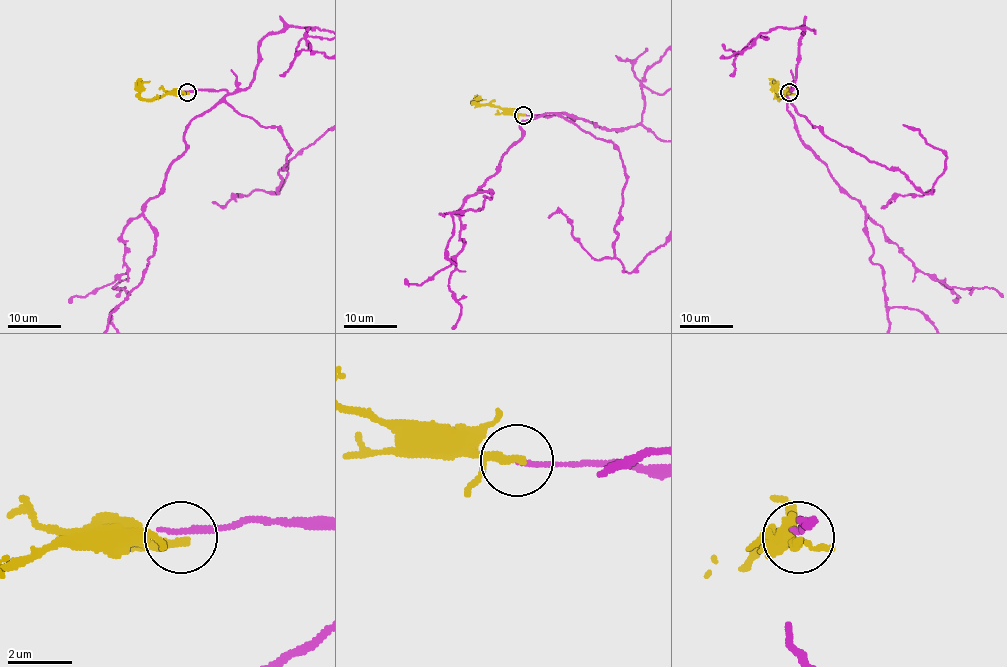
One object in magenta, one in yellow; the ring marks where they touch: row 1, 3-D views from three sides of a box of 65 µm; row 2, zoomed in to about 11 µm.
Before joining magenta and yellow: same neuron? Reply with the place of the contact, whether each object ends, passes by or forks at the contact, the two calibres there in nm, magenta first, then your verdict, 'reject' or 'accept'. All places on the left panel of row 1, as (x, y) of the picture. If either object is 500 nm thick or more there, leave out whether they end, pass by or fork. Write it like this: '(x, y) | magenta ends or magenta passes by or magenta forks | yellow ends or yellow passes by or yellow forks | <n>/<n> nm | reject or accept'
(187, 92) | magenta ends | yellow passes by | 190/200 nm | reject

